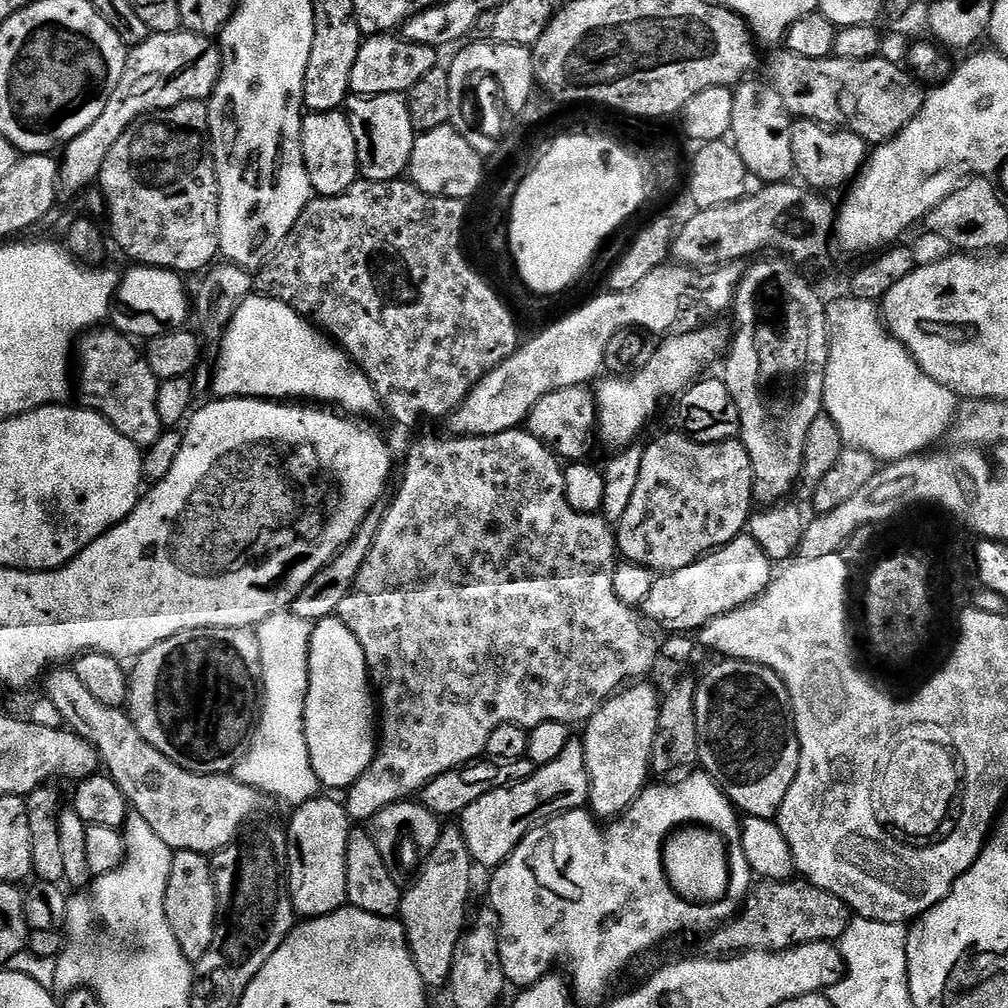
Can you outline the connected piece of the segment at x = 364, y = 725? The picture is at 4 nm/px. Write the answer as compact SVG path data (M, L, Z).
M339 615L315 621L308 651L308 694L304 707L304 733L310 762L317 780L325 789L347 790L372 764L378 747L378 704L368 675L366 654Z

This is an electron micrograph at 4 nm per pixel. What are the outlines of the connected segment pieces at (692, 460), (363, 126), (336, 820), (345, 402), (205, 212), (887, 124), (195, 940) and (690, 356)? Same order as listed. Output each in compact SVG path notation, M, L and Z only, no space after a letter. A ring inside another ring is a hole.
M671 430L665 436L660 436L652 445L644 448L642 458L642 470L639 471L638 486L631 495L630 504L626 507L626 512L615 525L614 535L618 545L618 552L629 564L637 564L643 568L648 568L651 572L663 574L666 572L677 572L682 570L682 566L690 566L698 562L709 552L715 552L723 544L729 544L734 537L741 535L747 529L748 521L754 511L754 497L752 495L752 463L750 454L746 454L746 446L741 444L739 439L723 440L720 444L700 444L697 440L692 440L679 430Z
M401 93L381 96L352 96L346 104L350 130L354 130L354 146L358 154L358 172L365 180L399 180L409 171L417 131L410 118L407 99Z
M309 798L305 804L299 805L292 816L292 821L286 824L288 838L288 889L292 895L292 906L297 917L311 918L313 916L329 916L339 908L348 904L346 894L346 850L348 839L354 831L353 821L348 818L348 809L336 800L320 800Z
M251 294L245 301L237 308L237 312L230 321L228 327L224 332L218 343L220 353L216 356L216 368L212 372L211 391L220 398L243 398L245 400L274 400L277 402L323 402L328 406L335 406L341 413L351 414L356 418L364 418L360 416L372 416L377 411L381 411L382 405L376 387L370 382L370 378L356 365L355 360L352 359L341 347L335 346L315 324L310 320L305 320L298 315L290 306L286 306L286 302L275 300L269 296L262 296L259 294Z
M205 101L182 102L132 123L126 134L110 146L110 154L106 154L106 162L100 171L98 188L104 191L104 200L108 203L112 236L130 259L148 264L149 269L200 274L220 256L220 191L208 138L208 106Z
M781 50L773 54L768 76L784 100L789 116L813 120L833 130L853 132L872 146L893 140L922 110L926 95L925 85L912 72L881 58L815 60Z
M176 852L170 868L170 880L164 895L166 918L170 922L170 930L174 930L174 938L178 938L178 946L182 954L195 962L210 950L210 942L214 942L218 923L218 897L216 895L216 879L212 876L212 865L209 857L202 852Z
M712 324L709 328L696 328L693 332L680 332L669 335L660 344L660 349L653 351L644 363L644 367L633 371L631 374L612 374L609 380L601 379L595 385L594 395L596 398L596 410L598 413L598 440L611 450L627 448L633 443L632 440L648 423L652 420L652 415L660 408L660 403L667 396L679 397L684 389L691 388L697 380L701 379L704 367L715 358L716 355L723 353L730 344L730 332L718 325Z

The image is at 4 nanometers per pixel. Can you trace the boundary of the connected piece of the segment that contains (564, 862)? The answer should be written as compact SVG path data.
M696 770L693 776L688 776L685 780L680 780L677 784L664 784L668 782L656 782L651 786L645 787L641 792L639 798L636 799L633 804L628 807L627 812L623 816L619 817L609 828L603 828L601 821L597 819L591 811L584 808L575 808L573 812L563 812L560 816L554 816L551 820L544 821L543 824L539 824L537 828L530 834L526 834L526 838L522 838L522 842L519 846L513 850L512 856L505 860L499 868L495 869L491 873L492 885L488 888L488 896L490 899L490 906L498 914L500 919L500 927L498 929L500 934L500 957L502 958L502 970L506 974L509 985L515 986L527 986L538 982L543 976L549 975L553 971L552 968L556 963L561 960L562 963L568 967L567 975L570 977L571 987L574 989L574 996L581 1000L584 1004L600 1004L605 1003L606 997L609 995L608 987L616 980L616 975L627 966L631 960L636 960L639 956L644 956L650 950L656 950L661 947L654 938L654 936L648 936L648 932L652 932L652 928L662 928L662 924L658 924L654 918L638 918L638 912L632 912L630 904L628 902L638 902L638 886L648 886L648 854L664 854L666 860L670 860L670 866L662 866L664 870L664 876L666 880L672 884L678 884L678 892L682 893L682 896L686 898L686 902L692 904L694 896L698 898L716 898L722 894L722 890L726 890L726 898L728 901L720 906L712 906L712 908L704 908L702 910L702 930L713 927L712 918L718 918L718 926L731 920L733 916L739 913L742 904L738 899L736 901L736 895L739 894L740 888L747 889L749 887L748 879L753 879L754 873L750 862L746 862L746 854L744 853L744 847L740 841L740 834L742 831L742 820L738 815L737 809L734 807L731 800L725 796L720 787L717 786L712 779L709 778L703 771Z

